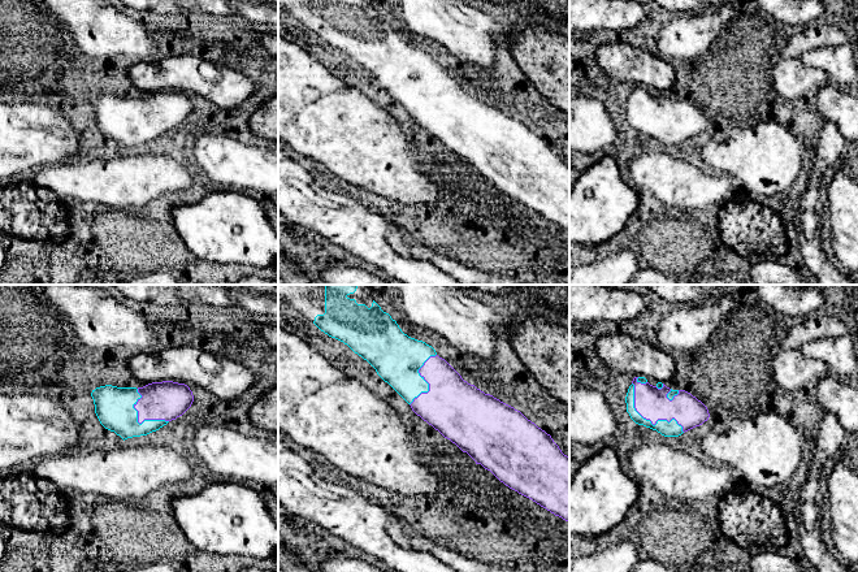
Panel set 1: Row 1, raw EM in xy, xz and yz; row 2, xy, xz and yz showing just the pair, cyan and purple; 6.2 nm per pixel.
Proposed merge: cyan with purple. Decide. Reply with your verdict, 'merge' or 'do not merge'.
merge

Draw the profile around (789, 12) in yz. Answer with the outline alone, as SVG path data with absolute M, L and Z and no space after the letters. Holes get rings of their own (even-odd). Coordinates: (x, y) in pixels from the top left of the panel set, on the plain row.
M755 0L774 23L806 26L822 21L824 6L820 0Z

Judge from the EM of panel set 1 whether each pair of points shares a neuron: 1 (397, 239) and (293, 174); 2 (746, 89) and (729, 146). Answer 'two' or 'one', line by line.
1: two
2: two

